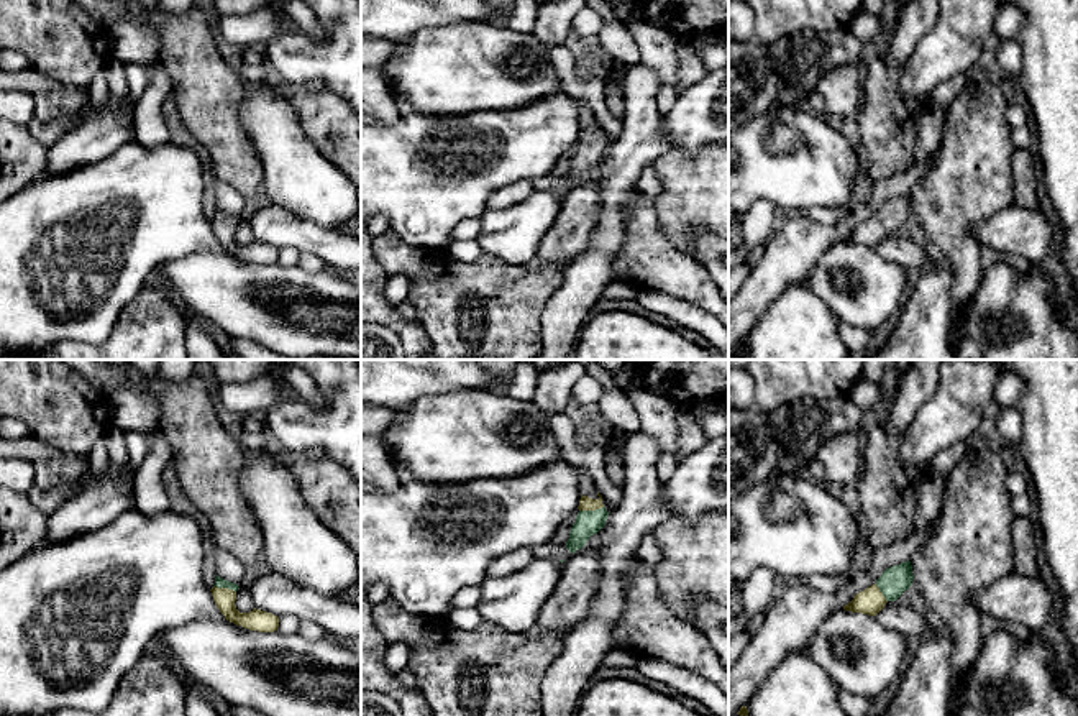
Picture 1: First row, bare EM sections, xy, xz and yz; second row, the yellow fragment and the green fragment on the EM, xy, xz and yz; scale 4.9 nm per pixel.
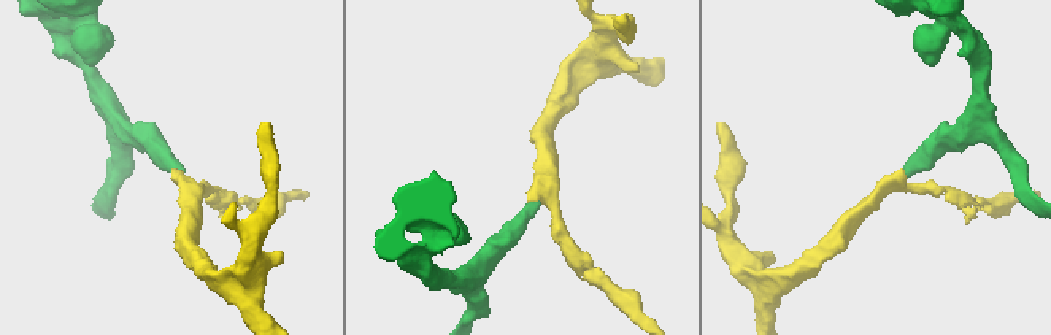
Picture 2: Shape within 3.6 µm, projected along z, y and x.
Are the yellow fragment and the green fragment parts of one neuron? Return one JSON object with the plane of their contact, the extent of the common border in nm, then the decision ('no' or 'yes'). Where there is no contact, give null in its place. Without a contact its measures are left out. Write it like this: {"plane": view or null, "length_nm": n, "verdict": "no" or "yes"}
{"plane": "xz", "length_nm": 120, "verdict": "yes"}

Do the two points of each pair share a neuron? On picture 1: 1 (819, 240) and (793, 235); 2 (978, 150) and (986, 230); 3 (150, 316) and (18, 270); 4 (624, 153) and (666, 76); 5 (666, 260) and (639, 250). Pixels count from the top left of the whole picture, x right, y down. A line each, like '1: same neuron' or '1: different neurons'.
1: same neuron
2: different neurons
3: different neurons
4: different neurons
5: same neuron

